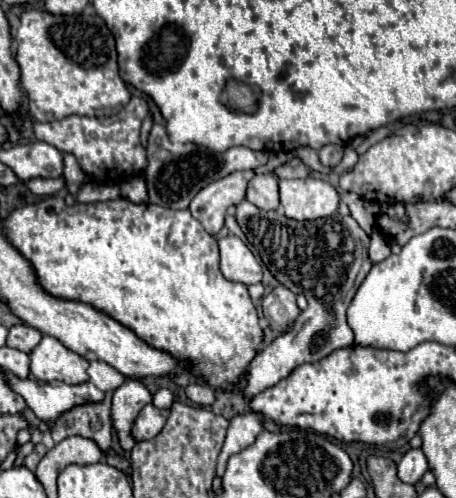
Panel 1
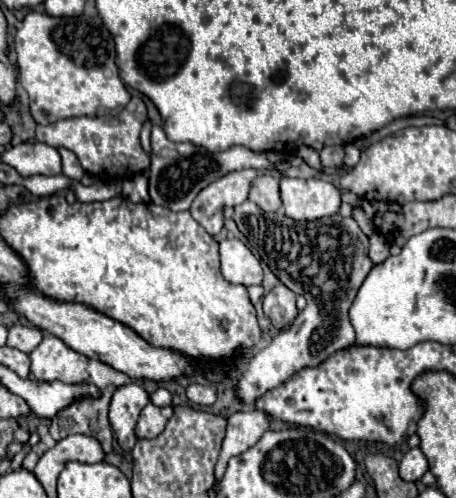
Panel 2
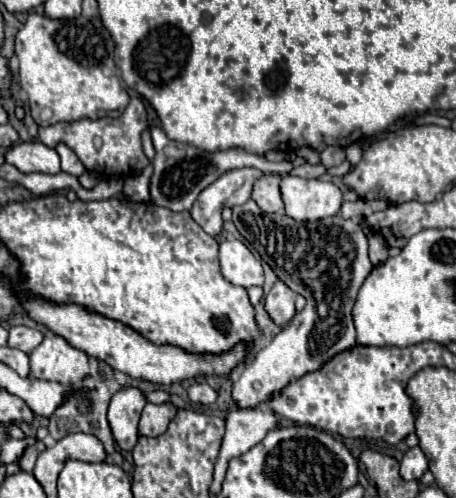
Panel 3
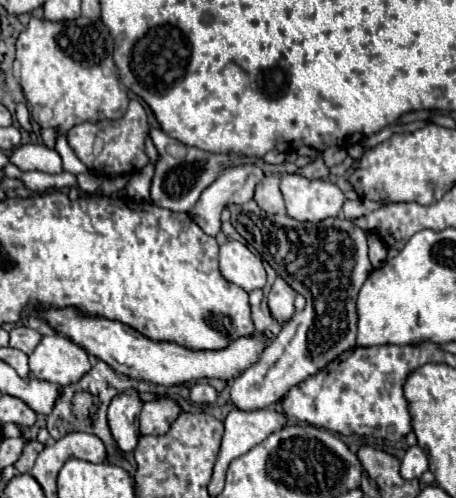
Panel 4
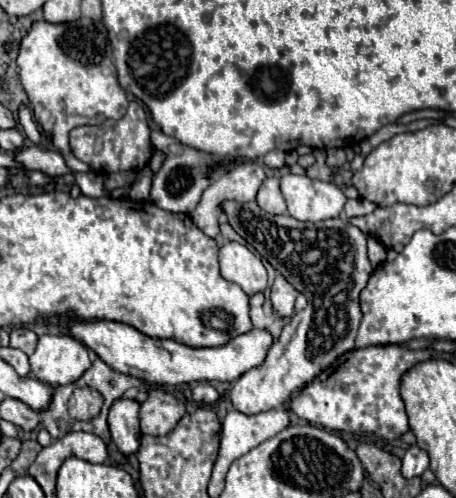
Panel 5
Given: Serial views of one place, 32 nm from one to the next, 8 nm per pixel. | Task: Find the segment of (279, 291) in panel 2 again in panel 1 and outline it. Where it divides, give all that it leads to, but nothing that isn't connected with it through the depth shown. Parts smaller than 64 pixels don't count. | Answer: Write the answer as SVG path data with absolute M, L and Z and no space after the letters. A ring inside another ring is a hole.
M278 286L268 296L264 296L262 308L264 318L270 322L270 328L276 334L282 334L288 328L292 328L294 320L300 314L300 308L296 306L296 296L284 286Z

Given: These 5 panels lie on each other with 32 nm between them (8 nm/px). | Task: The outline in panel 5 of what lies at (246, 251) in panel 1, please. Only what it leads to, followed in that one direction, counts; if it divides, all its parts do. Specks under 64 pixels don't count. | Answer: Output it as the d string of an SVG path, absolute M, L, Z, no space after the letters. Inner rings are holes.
M226 242L220 248L220 274L238 284L248 296L266 288L266 268L262 260L240 242Z

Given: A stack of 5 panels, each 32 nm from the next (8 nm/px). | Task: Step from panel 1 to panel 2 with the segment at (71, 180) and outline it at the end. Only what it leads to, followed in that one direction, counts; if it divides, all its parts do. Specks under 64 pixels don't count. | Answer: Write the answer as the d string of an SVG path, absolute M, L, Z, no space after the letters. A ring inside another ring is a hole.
M60 148L58 152L60 152L60 156L62 156L62 172L64 172L68 178L72 178L72 180L80 180L80 178L84 176L84 170L80 168L80 162L78 162L78 160L72 160L72 152L68 152L68 150L64 150L64 148Z

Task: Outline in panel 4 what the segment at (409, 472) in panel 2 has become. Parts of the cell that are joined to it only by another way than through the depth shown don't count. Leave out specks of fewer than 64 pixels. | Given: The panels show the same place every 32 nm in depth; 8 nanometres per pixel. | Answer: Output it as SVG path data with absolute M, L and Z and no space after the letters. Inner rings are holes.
M420 446L408 448L406 454L404 454L404 458L402 458L402 468L400 468L402 478L404 480L420 478L426 470L428 470L428 458L426 458L424 450Z

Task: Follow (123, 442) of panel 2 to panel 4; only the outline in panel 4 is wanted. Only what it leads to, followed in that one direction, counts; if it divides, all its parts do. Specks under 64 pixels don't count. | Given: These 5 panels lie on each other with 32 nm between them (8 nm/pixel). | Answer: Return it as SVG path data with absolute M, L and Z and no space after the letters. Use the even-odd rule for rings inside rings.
M122 392L112 398L108 408L108 424L121 452L132 452L138 444L138 416L142 410L138 392Z

